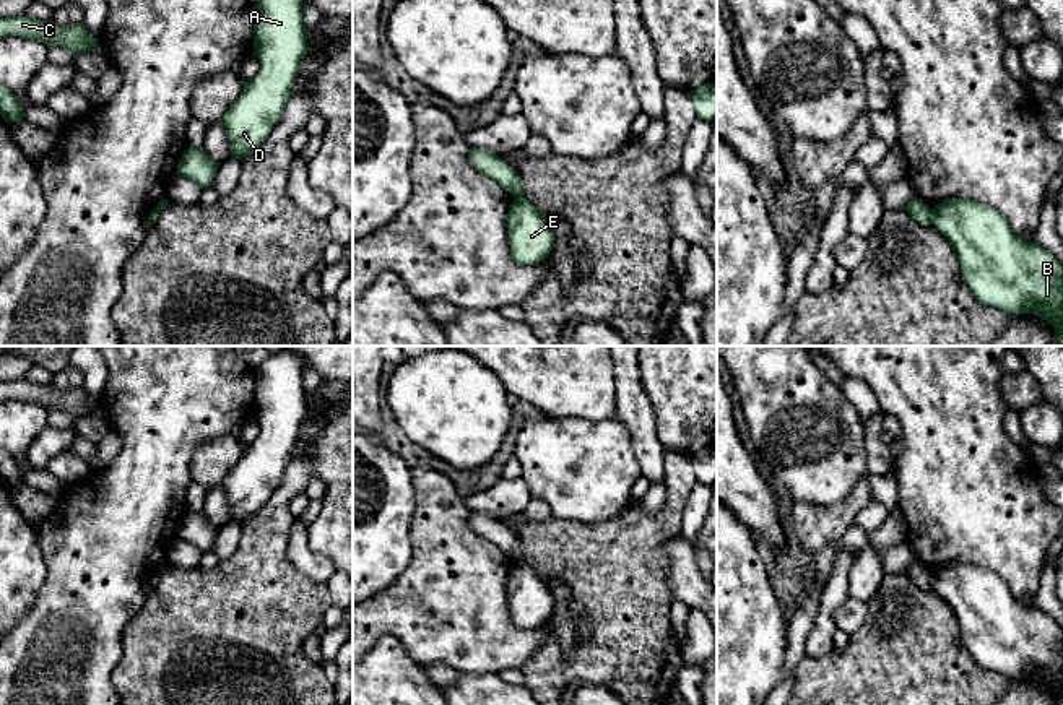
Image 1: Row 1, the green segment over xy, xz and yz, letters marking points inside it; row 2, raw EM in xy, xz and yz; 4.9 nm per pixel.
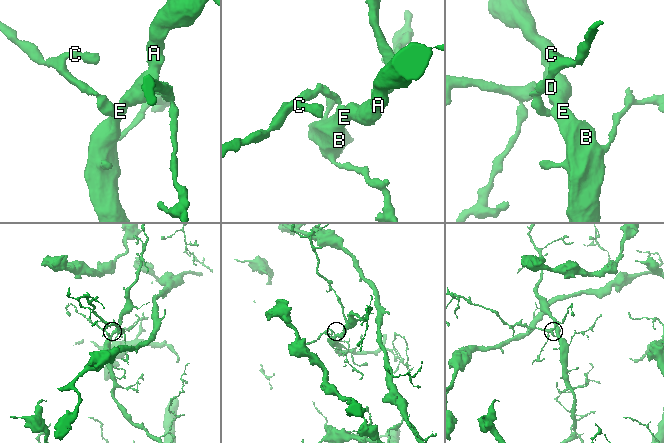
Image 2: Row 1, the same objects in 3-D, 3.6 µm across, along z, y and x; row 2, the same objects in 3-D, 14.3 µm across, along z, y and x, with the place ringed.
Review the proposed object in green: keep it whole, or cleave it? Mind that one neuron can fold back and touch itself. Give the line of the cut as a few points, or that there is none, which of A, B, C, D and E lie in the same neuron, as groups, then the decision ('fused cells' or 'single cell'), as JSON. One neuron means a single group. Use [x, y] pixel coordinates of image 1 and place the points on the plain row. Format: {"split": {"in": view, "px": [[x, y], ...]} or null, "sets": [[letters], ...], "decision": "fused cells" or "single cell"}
{"split": {"in": "yz", "px": [[930, 574], [932, 585]]}, "sets": [["A", "B", "D", "E"], ["C"]], "decision": "fused cells"}

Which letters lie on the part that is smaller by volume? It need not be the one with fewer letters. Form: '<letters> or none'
C

